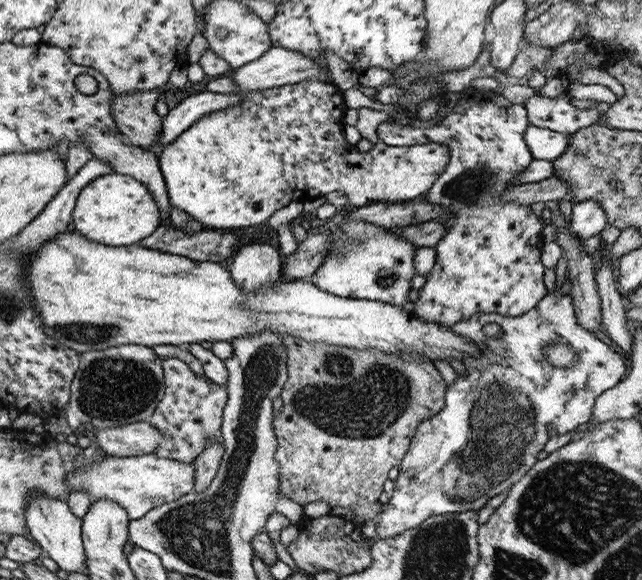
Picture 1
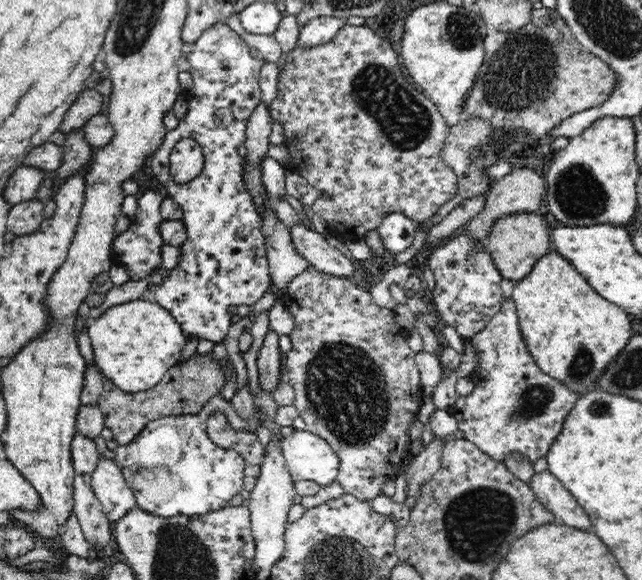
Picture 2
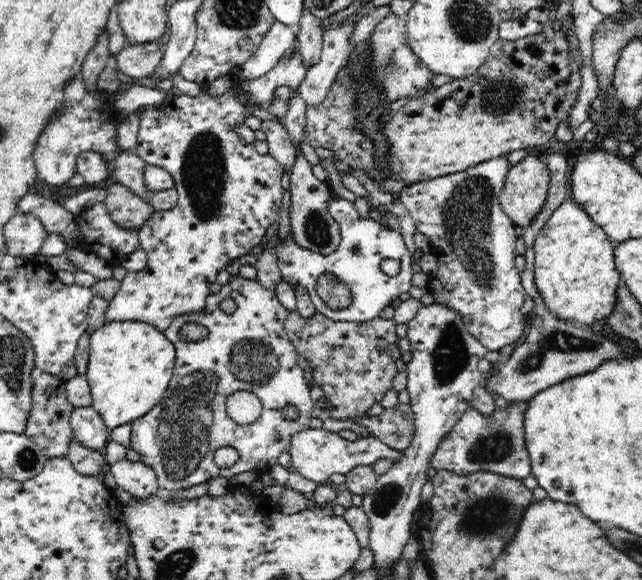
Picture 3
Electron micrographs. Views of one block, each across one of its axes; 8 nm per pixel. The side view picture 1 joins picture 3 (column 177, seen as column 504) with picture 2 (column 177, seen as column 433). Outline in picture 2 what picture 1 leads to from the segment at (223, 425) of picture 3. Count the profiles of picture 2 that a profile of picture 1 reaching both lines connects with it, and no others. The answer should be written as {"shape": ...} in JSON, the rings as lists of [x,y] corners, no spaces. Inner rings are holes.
{"shape":[[[218,391],[203,404],[198,412],[165,416],[150,421],[128,444],[119,444],[115,448],[114,459],[118,463],[127,485],[132,489],[137,505],[144,511],[162,517],[206,514],[225,508],[234,496],[244,490],[244,457],[232,448],[222,448],[214,444],[207,432],[206,423],[208,423],[210,414],[214,414],[214,412],[221,412],[237,431],[255,433],[260,430],[260,426],[264,426],[264,418],[262,418],[264,414],[260,409],[257,410],[258,417],[252,414],[247,419],[242,419],[230,400],[228,401]]]}

